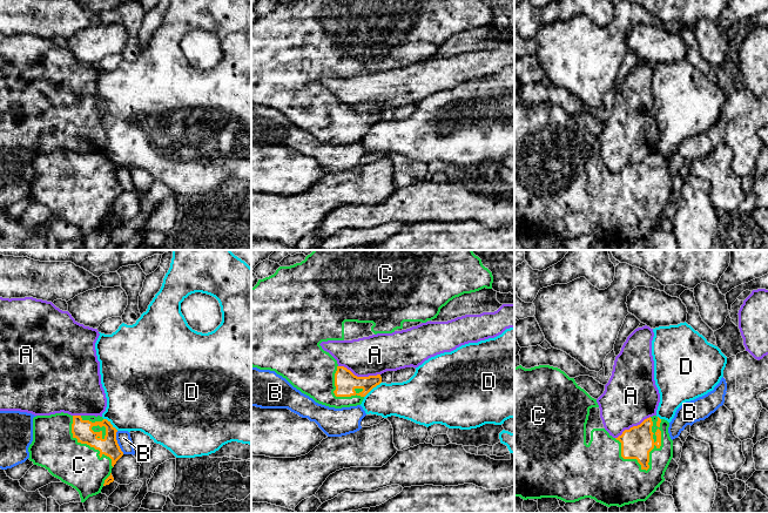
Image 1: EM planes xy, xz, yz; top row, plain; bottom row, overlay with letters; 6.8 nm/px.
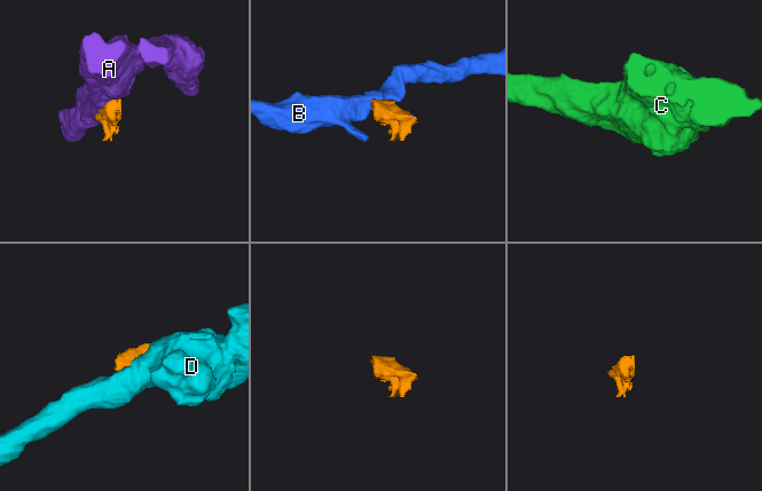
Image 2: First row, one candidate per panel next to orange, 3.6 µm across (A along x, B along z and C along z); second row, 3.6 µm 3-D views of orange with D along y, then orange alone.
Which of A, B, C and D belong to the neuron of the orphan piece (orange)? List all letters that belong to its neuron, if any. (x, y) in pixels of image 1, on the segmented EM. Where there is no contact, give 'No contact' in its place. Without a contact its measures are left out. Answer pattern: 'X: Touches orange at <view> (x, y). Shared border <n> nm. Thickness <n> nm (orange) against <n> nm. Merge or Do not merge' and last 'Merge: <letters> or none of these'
A: Touches orange at xz (359, 377). Shared border 300 nm. Thickness 160 nm (orange) against 280 nm. Do not merge
B: Touches orange at xy (116, 443). Shared border 170 nm. Thickness 130 nm (orange) against 100 nm. Do not merge
C: Touches orange at yz (648, 467). Shared border 380 nm. Thickness 220 nm (orange) against 340 nm. Merge
D: Touches orange at xz (372, 387). Shared border 160 nm. Thickness 160 nm (orange) against 240 nm. Do not merge
Merge: C

